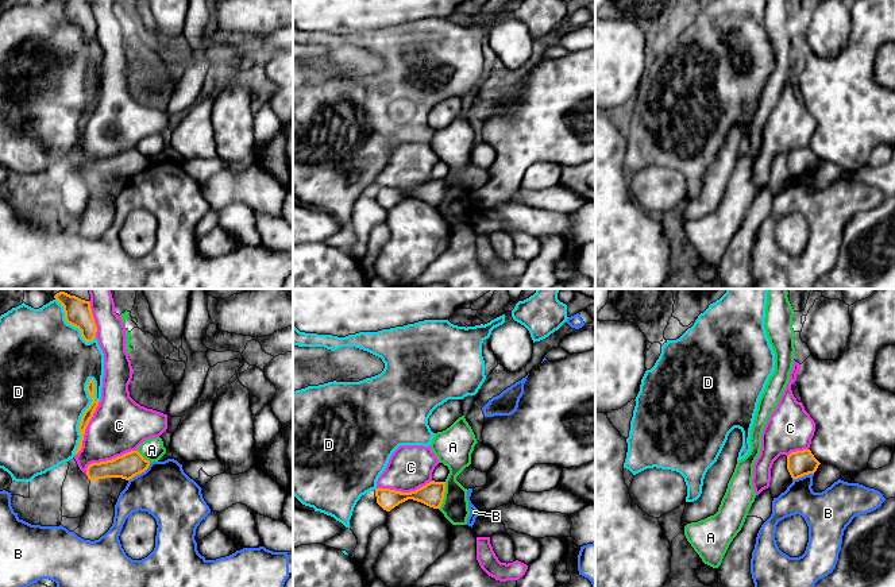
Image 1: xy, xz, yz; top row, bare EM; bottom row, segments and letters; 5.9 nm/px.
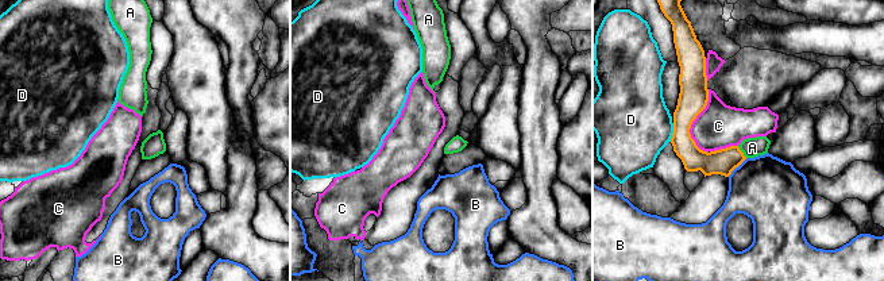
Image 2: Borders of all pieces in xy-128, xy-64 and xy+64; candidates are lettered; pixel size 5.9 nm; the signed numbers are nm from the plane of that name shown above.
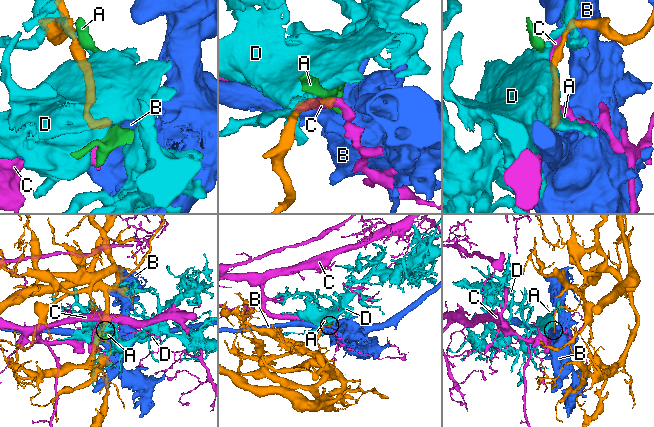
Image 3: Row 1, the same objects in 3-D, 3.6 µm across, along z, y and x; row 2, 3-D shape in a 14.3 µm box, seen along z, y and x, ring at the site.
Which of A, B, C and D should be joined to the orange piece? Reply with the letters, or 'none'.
none

